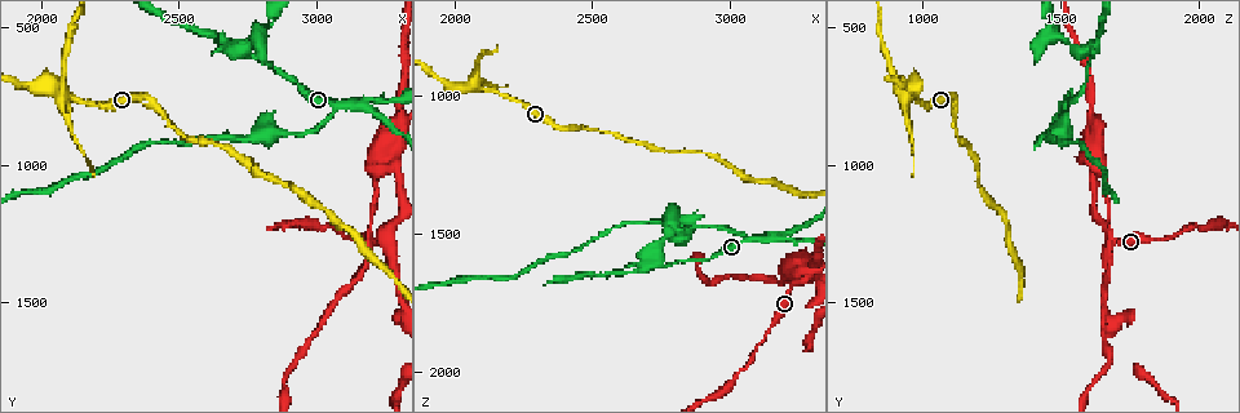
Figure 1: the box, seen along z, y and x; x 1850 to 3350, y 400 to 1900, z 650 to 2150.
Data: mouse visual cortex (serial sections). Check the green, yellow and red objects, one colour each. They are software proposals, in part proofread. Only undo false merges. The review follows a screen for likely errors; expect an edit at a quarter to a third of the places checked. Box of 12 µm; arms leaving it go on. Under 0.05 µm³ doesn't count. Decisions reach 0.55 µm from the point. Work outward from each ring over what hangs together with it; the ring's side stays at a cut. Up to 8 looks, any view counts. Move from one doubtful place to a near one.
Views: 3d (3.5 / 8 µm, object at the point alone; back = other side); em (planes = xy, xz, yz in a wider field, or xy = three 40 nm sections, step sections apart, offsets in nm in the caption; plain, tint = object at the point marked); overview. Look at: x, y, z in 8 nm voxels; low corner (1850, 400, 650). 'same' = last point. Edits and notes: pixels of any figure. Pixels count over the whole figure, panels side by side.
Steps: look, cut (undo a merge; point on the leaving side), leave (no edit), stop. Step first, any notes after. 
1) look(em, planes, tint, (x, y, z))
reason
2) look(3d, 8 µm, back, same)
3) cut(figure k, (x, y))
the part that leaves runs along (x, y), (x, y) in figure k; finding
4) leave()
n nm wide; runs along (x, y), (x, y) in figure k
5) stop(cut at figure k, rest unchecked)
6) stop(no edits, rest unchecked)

look(3d, 8 µm, (3150, 780, 1500))
abrupt turn

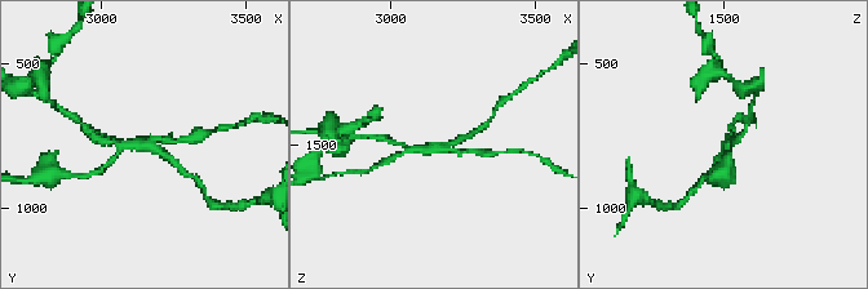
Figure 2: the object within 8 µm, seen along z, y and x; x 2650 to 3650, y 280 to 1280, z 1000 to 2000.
look(em, xy, step 2, tint, (3160, 780, 1500))

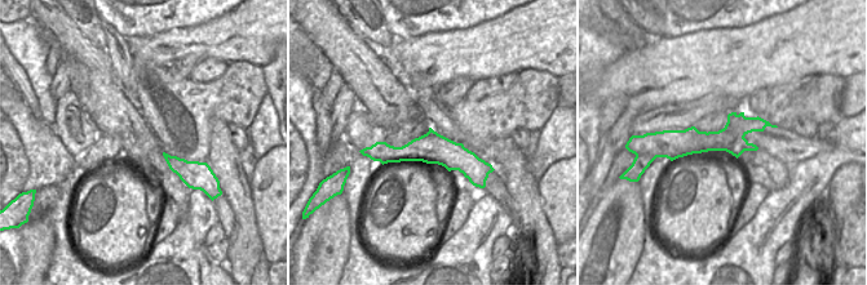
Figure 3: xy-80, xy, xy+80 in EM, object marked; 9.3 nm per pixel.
cut(figure 2, (191, 139))
3 arms; arms of 150, 200, 200 nm; the part that leaves runs along (119, 150), (101, 170), (76, 176) in figure 2; two cells meet here

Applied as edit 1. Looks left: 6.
look(overview)

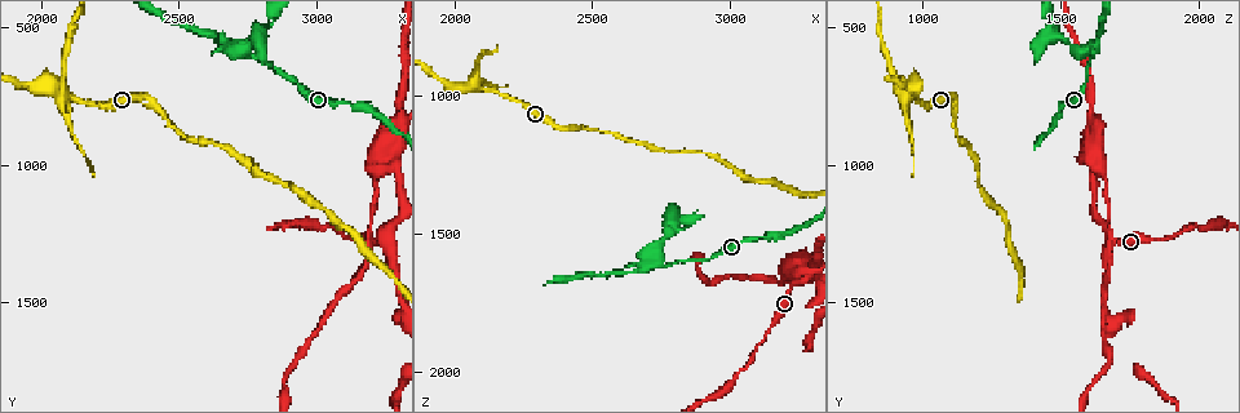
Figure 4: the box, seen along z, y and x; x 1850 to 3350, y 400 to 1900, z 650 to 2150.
look(3d, 8 µm, (3260, 990, 1620))
four arms meet

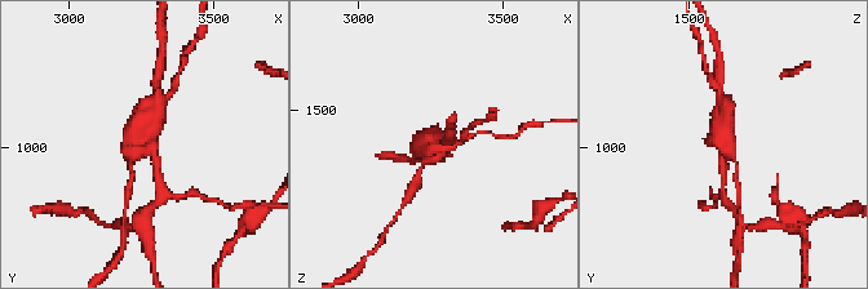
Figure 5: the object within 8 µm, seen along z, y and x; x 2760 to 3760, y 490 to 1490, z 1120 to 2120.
look(em, xy, step 1, tint, same)

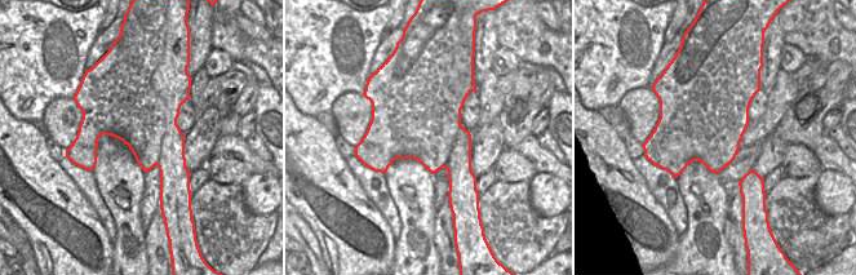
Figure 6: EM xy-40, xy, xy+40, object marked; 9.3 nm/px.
cut(figure 5, (417, 145))
a second cell is stuck on

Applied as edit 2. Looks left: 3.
look(overview)
see it whole again

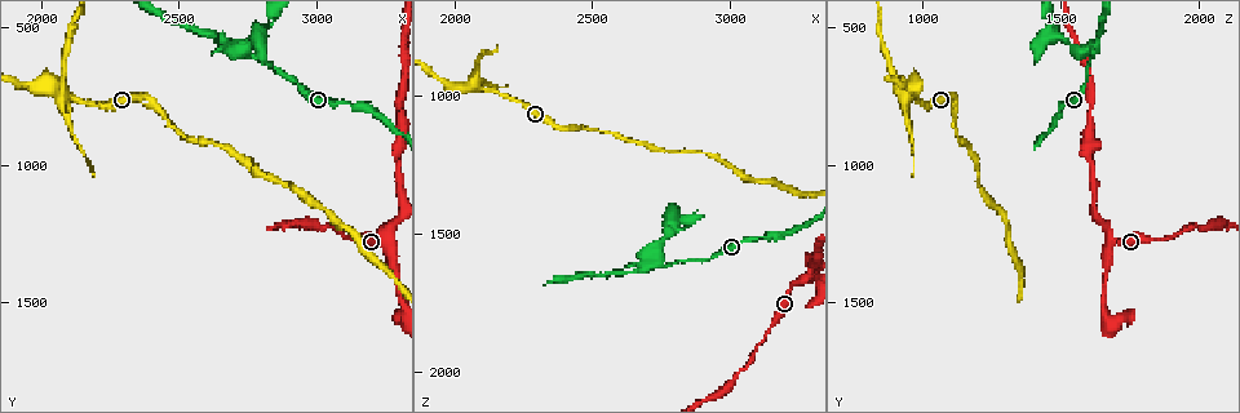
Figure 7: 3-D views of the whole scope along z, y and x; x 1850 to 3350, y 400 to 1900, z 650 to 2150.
look(3d, 8 µm, (2740, 580, 1610))
arms part here

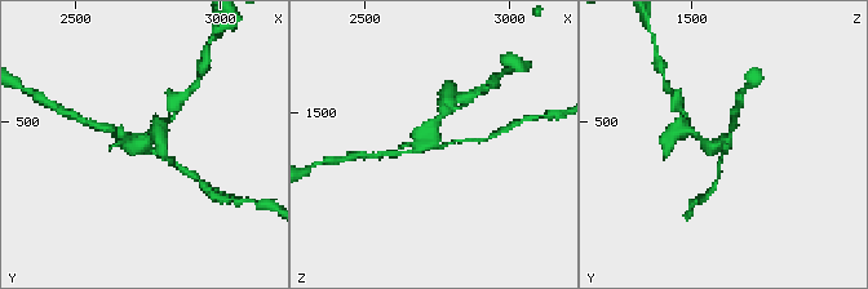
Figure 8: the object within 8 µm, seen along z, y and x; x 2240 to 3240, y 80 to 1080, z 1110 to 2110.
look(em, xy, step 5, tint, (2730, 580, 1600))
need the tissue

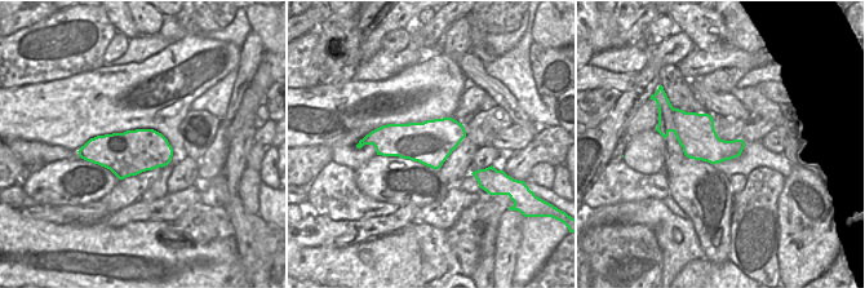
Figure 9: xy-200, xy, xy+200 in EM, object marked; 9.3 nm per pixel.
cut(figure 8, (704, 143))
420 nm wide; the part that leaves runs along (722, 143), (677, 130) in figure 8; two cells meet here

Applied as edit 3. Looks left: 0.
stop(cut at figure 2, cut at figure 5, cut at figure 8, rest unchecked)

